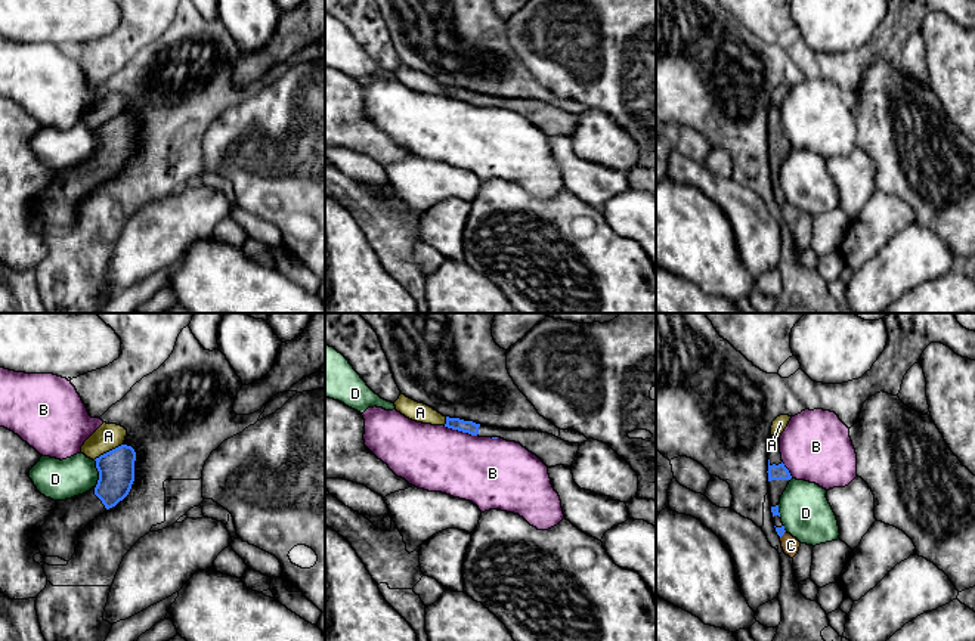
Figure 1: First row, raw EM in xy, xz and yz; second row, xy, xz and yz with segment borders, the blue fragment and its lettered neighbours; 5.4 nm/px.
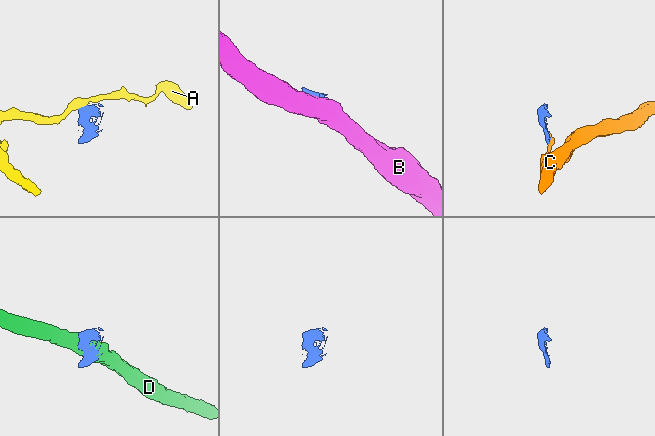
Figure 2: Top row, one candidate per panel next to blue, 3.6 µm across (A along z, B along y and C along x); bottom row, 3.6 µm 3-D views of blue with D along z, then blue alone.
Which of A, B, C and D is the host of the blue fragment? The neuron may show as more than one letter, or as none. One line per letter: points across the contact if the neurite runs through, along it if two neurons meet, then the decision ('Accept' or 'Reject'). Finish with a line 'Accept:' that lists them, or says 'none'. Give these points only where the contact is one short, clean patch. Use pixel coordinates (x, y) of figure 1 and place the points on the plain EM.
A: Boundary: xy (123, 112), (93, 129). Reject
B: Boundary: xz (443, 95), (476, 105). Reject
C: Boundary: yz (785, 200), (780, 207). Reject
D: Reject
Accept: none

